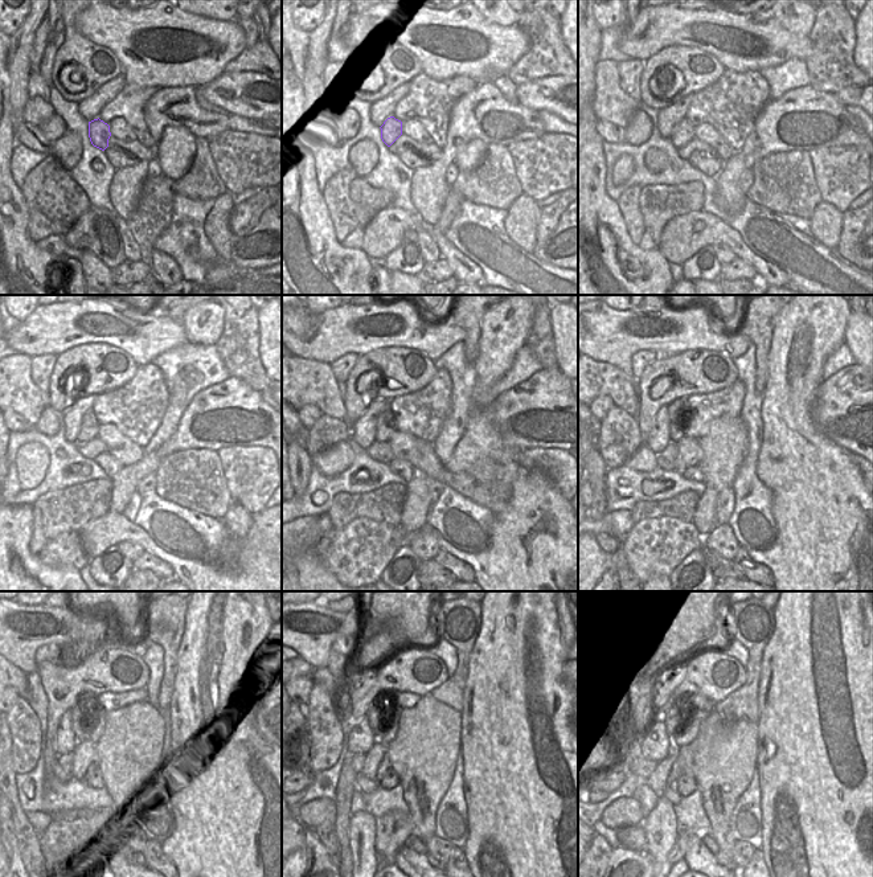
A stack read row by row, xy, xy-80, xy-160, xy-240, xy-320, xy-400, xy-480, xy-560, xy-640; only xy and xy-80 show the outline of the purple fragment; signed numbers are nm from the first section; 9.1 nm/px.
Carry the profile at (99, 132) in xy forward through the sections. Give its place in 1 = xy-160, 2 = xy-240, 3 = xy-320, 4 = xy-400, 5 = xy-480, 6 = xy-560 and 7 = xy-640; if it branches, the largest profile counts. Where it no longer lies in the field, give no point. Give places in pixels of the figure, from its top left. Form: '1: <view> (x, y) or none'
1: xy-160 (684, 131)
2: xy-240 (89, 429)
3: xy-320 (385, 423)
4: xy-400 (677, 426)
5: xy-480 (82, 725)
6: xy-560 (376, 716)
7: xy-640 (672, 717)

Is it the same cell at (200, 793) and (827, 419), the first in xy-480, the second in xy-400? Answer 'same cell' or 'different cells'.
different cells

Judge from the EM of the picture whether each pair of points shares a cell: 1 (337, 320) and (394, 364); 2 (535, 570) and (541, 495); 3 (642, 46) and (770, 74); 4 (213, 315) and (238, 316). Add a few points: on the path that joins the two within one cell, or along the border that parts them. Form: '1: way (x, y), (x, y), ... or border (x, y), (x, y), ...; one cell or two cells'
1: border (406, 347), (378, 347), (359, 356); two cells
2: way (544, 552), (558, 537), (557, 520), (553, 513); one cell
3: border (789, 58), (778, 65), (758, 70); two cells
4: border (224, 308), (222, 334), (214, 344); two cells

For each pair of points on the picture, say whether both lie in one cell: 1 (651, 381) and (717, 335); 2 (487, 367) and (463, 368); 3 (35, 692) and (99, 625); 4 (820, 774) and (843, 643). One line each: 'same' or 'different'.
1: different
2: different
3: different
4: same

